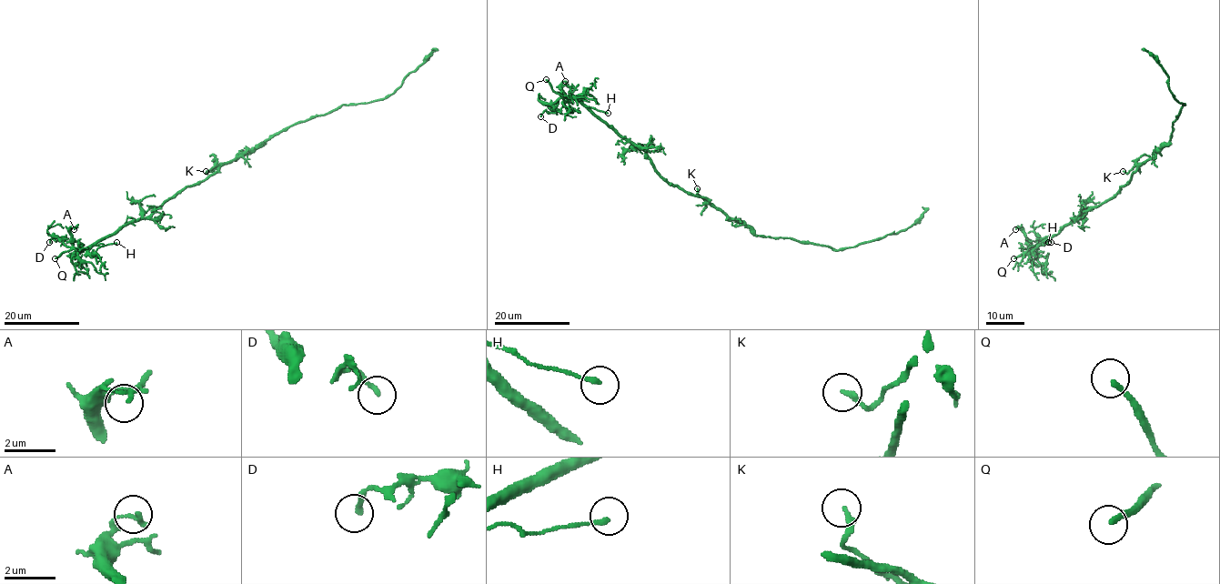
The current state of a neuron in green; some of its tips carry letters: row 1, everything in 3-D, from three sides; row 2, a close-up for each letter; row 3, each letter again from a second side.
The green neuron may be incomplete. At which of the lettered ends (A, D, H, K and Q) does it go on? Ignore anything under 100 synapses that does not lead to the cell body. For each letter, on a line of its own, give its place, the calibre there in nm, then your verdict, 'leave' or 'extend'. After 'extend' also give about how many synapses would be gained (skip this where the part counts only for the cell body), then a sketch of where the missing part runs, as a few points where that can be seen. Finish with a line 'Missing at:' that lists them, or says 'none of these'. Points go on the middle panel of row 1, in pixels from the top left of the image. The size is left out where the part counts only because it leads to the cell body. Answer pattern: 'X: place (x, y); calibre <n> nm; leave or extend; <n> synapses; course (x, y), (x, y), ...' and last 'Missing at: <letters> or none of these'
A: place (565, 81); calibre 190 nm; leave
D: place (540, 116); calibre 200 nm; leave
H: place (608, 113); calibre 170 nm; leave
K: place (697, 188); calibre 200 nm; leave
Q: place (546, 79); calibre 220 nm; extend
Missing at: Q

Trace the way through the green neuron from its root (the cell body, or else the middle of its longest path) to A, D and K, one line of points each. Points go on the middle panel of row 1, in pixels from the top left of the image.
A: (717, 209), (705, 197), (670, 185), (643, 150), (620, 137), (578, 101), (566, 98), (560, 87), (565, 81)
D: (717, 209), (705, 197), (670, 185), (643, 150), (578, 101), (559, 98), (554, 110), (540, 116)
K: (717, 209), (698, 194), (697, 188)

